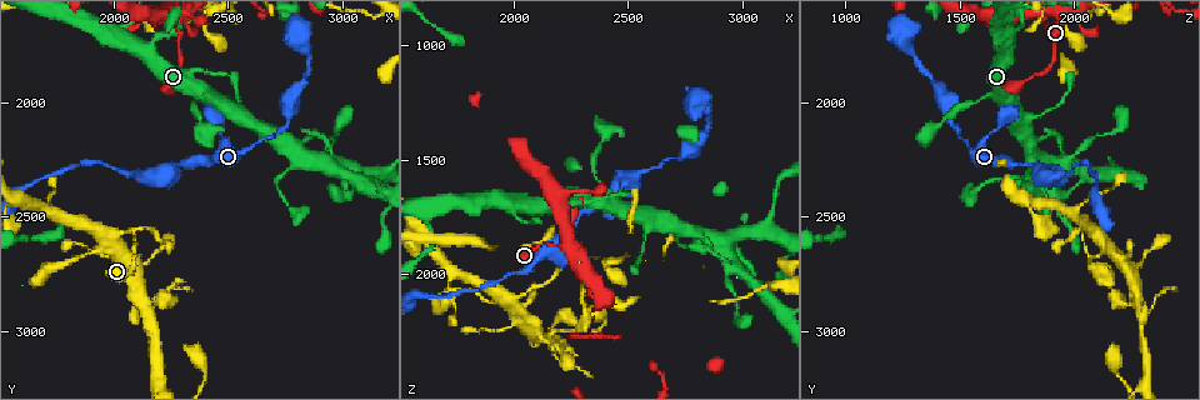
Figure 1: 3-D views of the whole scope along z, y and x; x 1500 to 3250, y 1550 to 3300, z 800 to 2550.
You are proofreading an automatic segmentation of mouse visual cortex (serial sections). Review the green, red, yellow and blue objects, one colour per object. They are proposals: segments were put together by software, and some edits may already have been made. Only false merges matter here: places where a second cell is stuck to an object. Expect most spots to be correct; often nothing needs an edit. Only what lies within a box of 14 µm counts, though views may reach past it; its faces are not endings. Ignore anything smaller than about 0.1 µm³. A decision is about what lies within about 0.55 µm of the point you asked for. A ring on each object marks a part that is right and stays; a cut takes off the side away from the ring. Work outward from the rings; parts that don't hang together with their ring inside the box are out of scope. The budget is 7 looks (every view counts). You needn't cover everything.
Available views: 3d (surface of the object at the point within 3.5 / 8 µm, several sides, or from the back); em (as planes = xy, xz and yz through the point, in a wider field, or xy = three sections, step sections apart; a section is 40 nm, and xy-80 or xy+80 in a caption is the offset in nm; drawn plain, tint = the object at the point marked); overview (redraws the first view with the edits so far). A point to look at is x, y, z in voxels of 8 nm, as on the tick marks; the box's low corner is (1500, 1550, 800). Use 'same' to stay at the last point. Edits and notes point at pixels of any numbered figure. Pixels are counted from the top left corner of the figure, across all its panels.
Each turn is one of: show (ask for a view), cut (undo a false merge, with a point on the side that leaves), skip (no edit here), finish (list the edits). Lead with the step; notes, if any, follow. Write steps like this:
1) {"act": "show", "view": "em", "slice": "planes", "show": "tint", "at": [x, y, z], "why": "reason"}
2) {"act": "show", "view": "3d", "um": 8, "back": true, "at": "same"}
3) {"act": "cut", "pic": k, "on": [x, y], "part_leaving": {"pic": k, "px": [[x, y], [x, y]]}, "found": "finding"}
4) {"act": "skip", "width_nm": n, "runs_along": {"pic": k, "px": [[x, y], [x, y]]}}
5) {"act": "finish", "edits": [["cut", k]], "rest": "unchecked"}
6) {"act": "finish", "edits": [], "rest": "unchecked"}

{"act": "show", "view": "3d", "um": 3.5, "at": [2110, 2320, 1940], "why": "thick turns thin"}

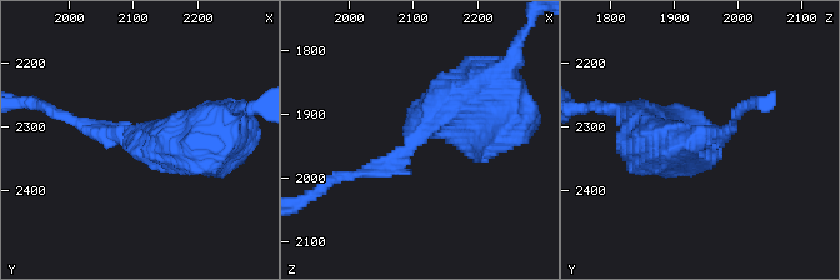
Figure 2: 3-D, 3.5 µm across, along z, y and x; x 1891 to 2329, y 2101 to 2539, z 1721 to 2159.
{"act": "show", "view": "em", "slice": "xy", "step": 2, "show": "tint", "at": [2100, 2310, 1940], "arm_widths_nm": [200, 700]}

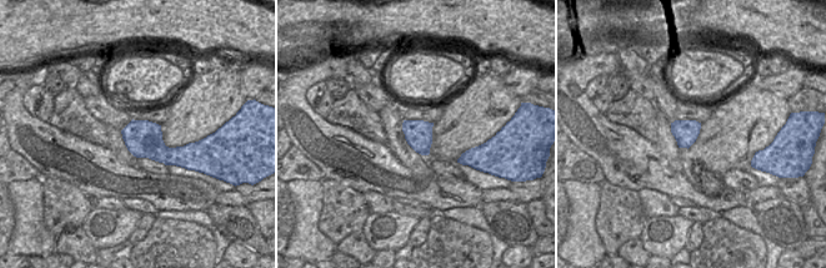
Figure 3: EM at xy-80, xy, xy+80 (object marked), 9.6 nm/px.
{"act": "show", "view": "em", "slice": "xy", "step": 1, "show": "tint", "at": "same"}

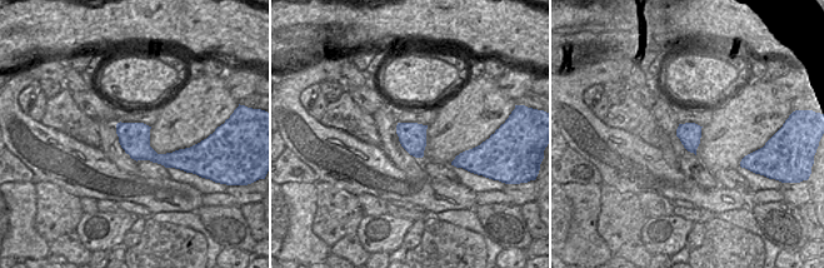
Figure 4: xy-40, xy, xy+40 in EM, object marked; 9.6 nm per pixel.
{"act": "skip", "runs_along": {"pic": 2, "px": [[480, 93], [350, 176]]}, "found": "continuous, no second cell"}

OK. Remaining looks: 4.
{"act": "show", "view": "3d", "um": 3.5, "at": [2090, 2570, 2040], "why": "abrupt turn"}

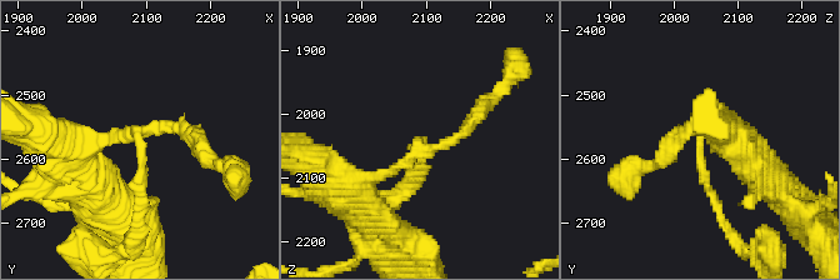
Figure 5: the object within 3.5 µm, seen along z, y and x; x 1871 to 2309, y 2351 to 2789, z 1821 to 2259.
{"act": "skip", "runs_along": {"pic": 5, "px": [[136, 226], [140, 138], [83, 149]]}, "found": "one cell here"}

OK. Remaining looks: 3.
{"act": "show", "view": "em", "slice": "xy", "step": 5, "show": "tint", "at": [2410, 1970, 1650], "why": "three arms meet"}

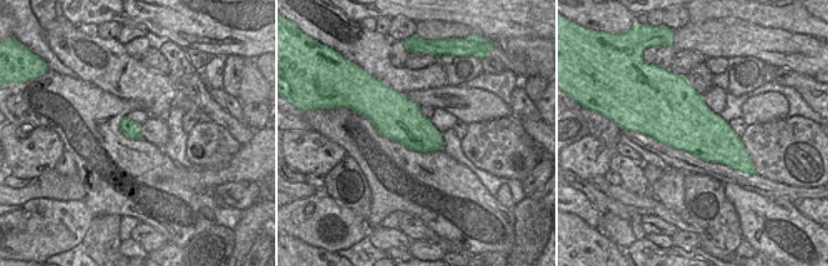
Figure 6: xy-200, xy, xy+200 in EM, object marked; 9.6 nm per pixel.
{"act": "show", "view": "3d", "um": 3.5, "back": true, "at": "same"}

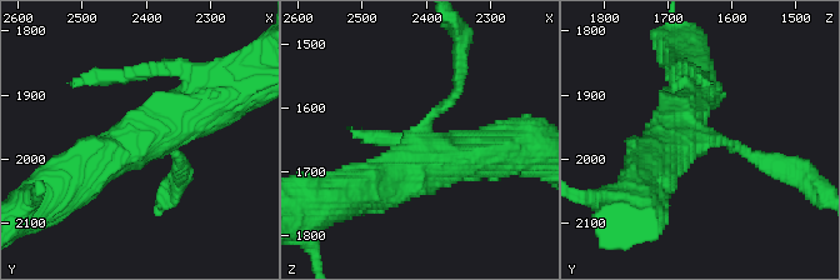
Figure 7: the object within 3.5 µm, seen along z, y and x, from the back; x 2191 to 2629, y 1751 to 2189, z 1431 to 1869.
{"act": "skip", "width_nm": 420, "runs_along": {"pic": 7, "px": [[229, 91], [90, 164]]}, "found": "one cell here"}

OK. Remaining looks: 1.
{"act": "finish", "edits": [], "rest": "unchecked"}

